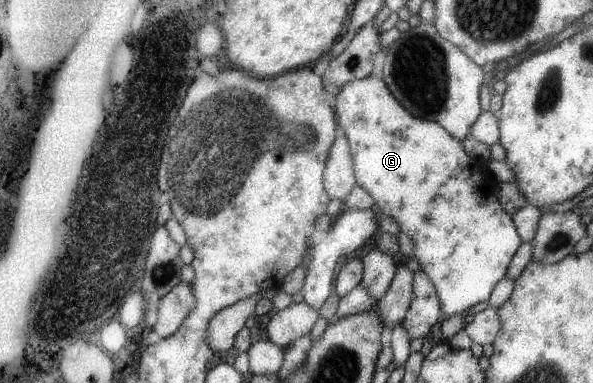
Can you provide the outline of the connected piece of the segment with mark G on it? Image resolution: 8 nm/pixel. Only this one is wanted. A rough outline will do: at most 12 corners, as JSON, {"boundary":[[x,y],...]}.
{"boundary":[[385,82],[343,84],[354,183],[411,237],[443,317],[522,242],[497,181]]}

